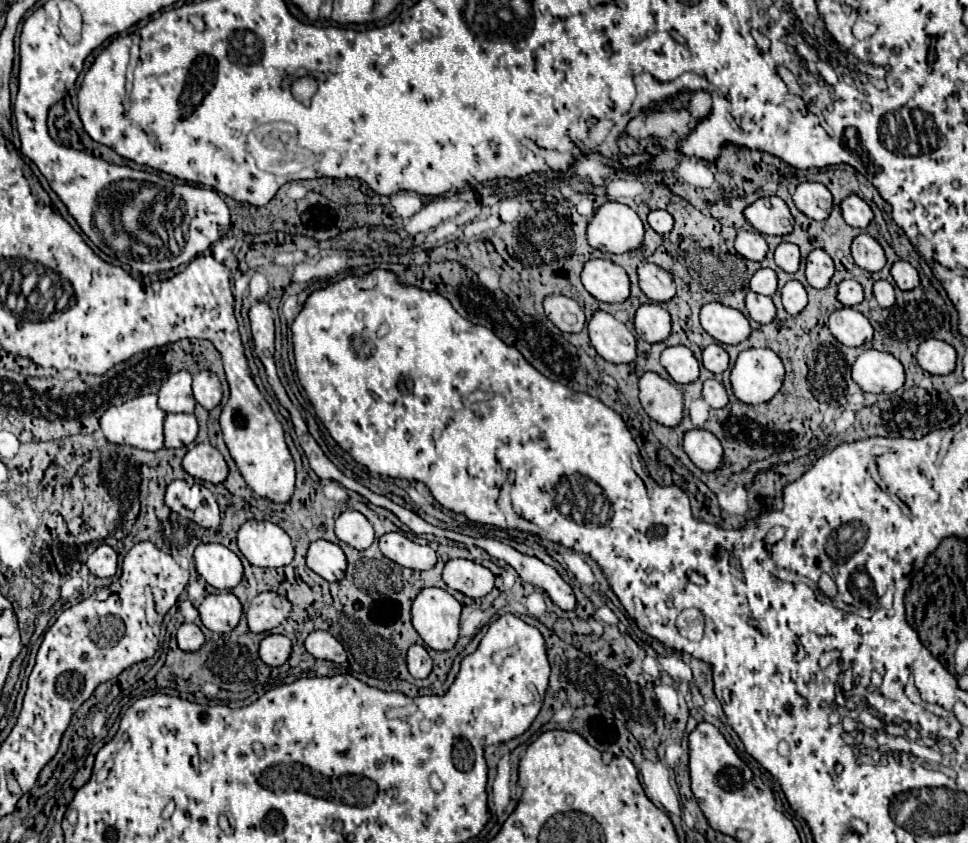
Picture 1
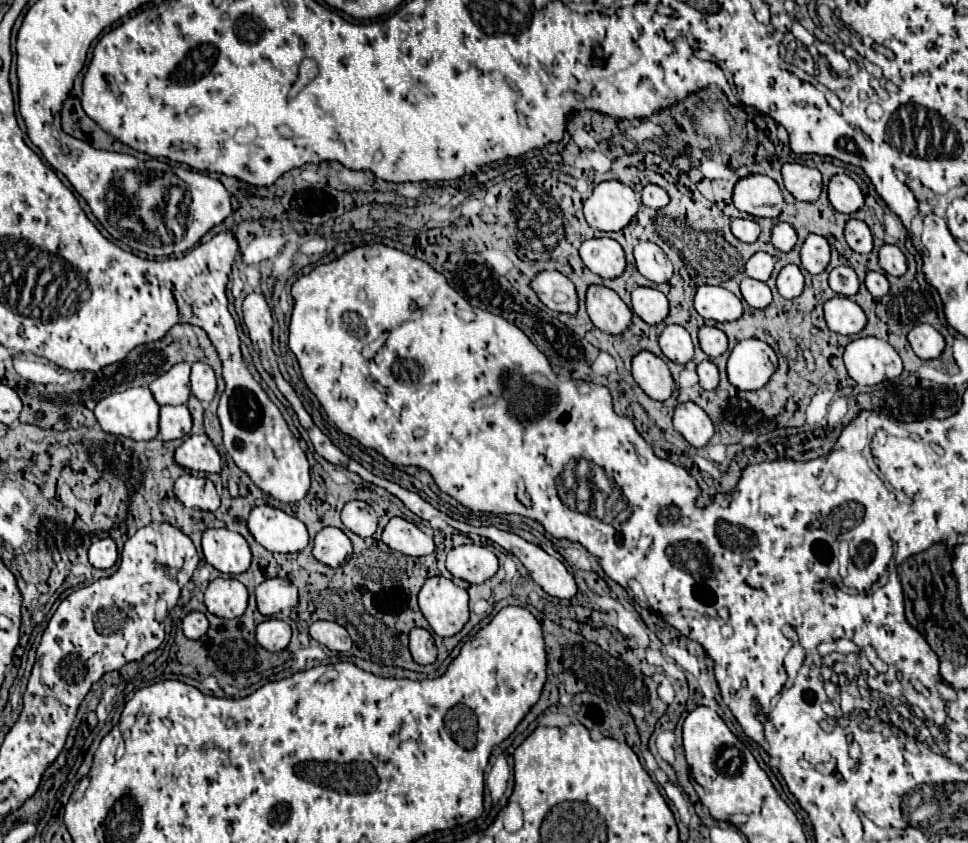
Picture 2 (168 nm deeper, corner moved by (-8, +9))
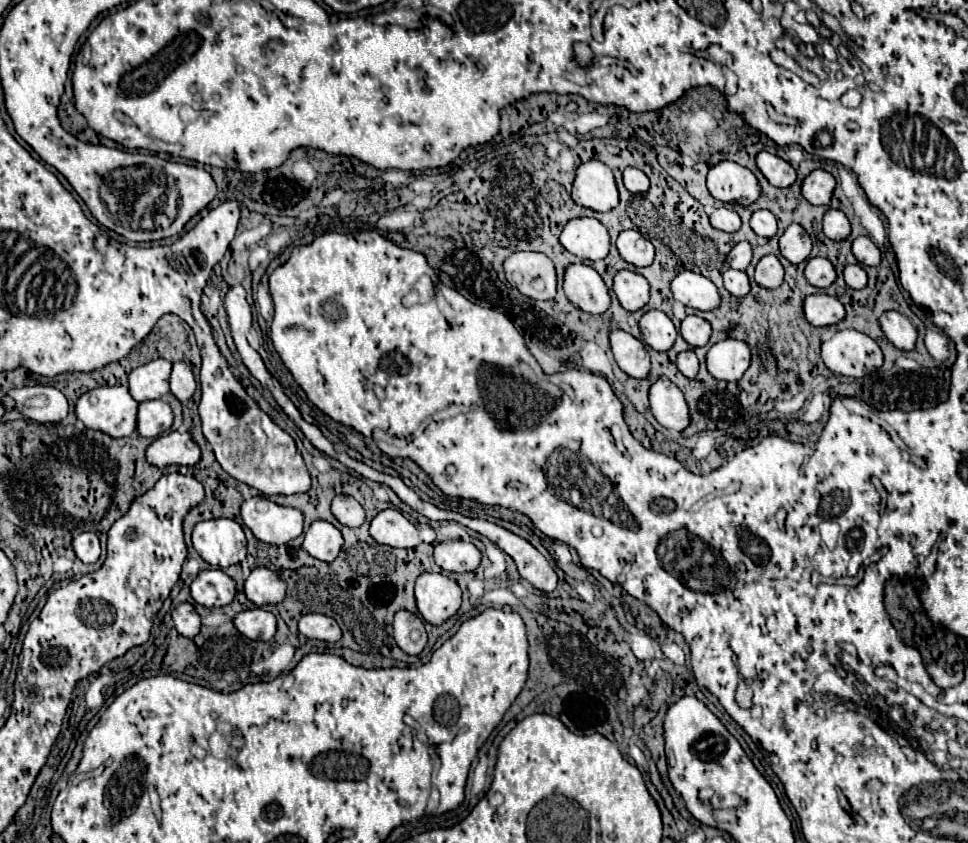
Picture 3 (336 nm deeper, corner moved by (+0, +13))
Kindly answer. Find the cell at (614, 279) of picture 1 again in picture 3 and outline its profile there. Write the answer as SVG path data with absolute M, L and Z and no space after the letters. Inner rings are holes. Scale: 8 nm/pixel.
M590 217L572 219L562 235L560 243L582 261L600 261L610 251L610 235L608 229Z

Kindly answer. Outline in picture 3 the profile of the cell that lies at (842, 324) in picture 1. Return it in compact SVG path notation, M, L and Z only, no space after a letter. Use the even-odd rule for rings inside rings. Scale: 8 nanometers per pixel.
M826 293L808 295L804 299L804 313L806 313L806 319L816 327L838 325L846 317L846 309L840 303L840 299L830 297Z

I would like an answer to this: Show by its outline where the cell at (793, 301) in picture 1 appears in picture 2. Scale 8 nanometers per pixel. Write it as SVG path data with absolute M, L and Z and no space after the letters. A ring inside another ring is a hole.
M784 265L776 277L776 287L778 293L786 299L794 299L802 293L804 287L804 277L796 265Z

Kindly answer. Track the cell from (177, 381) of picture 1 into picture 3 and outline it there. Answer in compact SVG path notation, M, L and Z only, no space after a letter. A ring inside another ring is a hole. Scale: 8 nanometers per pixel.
M156 359L146 365L140 365L128 375L128 387L130 395L136 401L152 401L162 399L170 393L168 379L172 373L172 363L166 359Z

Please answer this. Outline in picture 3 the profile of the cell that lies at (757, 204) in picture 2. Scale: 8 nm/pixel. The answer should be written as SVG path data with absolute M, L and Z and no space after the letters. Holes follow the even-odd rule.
M722 161L710 167L706 183L712 197L722 203L748 207L760 199L760 183L756 175L734 161Z

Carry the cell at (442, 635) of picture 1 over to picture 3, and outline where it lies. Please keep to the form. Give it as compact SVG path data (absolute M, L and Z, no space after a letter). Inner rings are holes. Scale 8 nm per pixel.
M422 573L416 579L414 595L422 619L430 625L442 625L460 609L460 587L440 573Z

